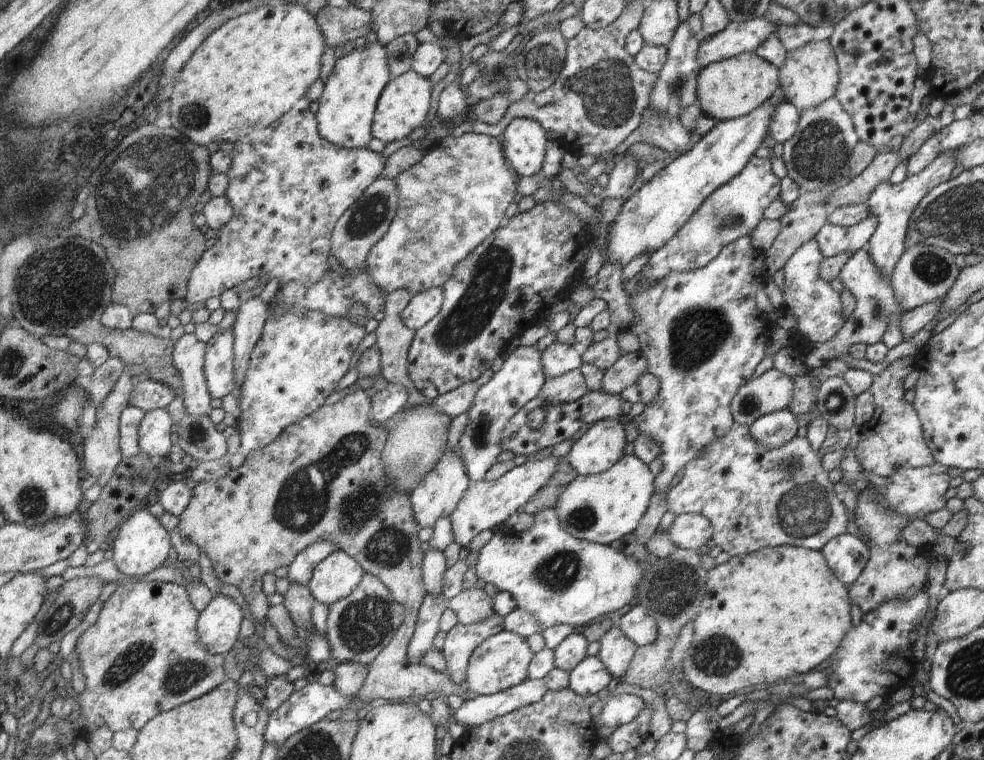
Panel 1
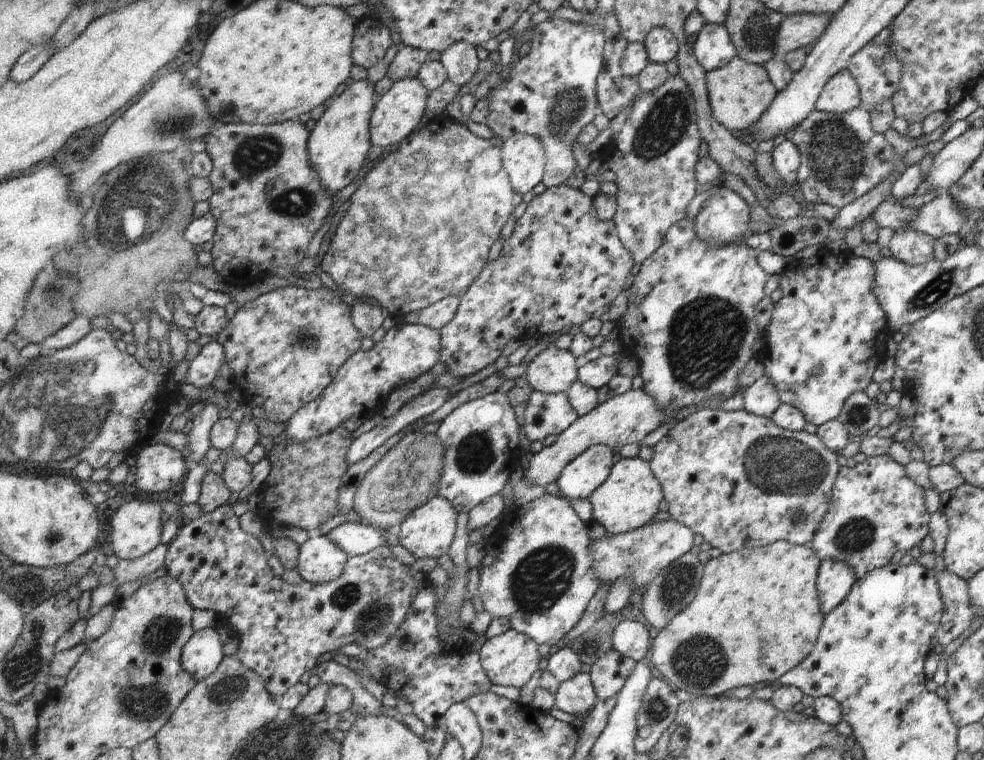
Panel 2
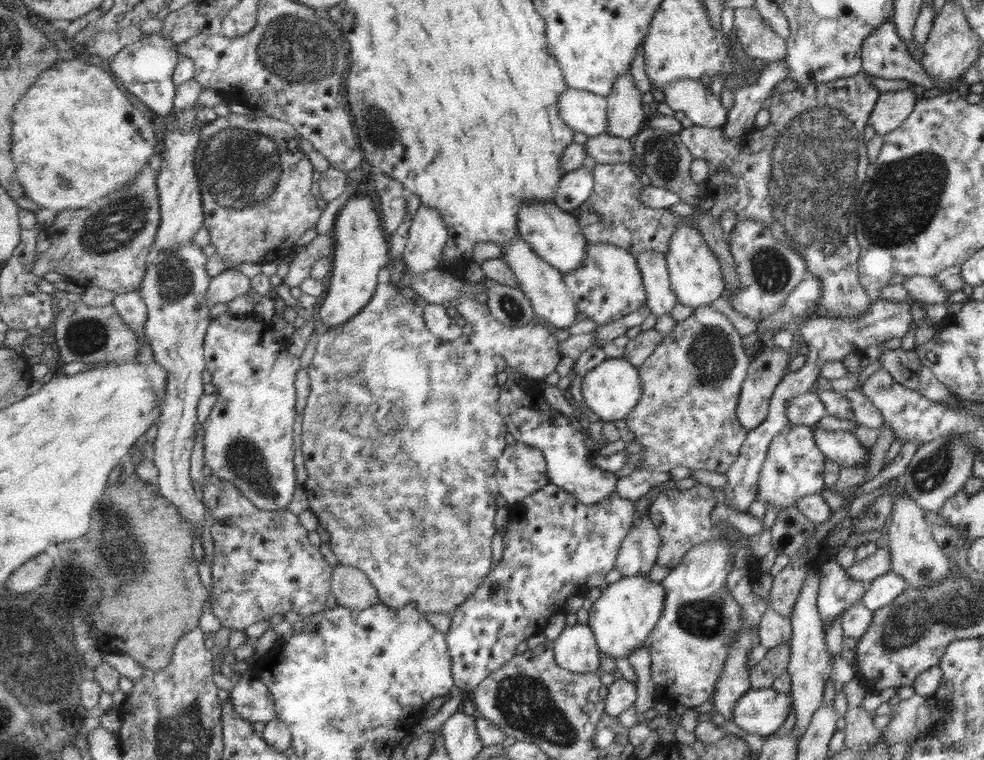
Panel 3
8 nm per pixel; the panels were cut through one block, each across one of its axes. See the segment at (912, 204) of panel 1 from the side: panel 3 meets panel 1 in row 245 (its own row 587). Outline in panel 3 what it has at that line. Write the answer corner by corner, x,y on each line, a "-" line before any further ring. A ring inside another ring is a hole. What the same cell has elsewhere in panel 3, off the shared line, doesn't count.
885,573
866,584
866,592
860,602
870,611
874,611
891,603
906,587
907,583
901,576

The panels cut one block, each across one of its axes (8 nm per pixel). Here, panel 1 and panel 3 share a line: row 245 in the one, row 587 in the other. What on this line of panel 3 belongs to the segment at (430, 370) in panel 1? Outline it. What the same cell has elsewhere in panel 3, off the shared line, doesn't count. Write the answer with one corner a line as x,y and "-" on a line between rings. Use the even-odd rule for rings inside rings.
549,484
541,490
526,496
519,503
508,505
508,509
509,525
507,526
504,538
505,547
503,558
497,566
494,566
494,570
483,582
480,590
470,600
467,600
467,602
459,606
459,608
453,612
451,615
453,618
453,625
451,626
449,633
446,634
451,657
453,657
453,678
455,679
456,684
455,691
464,692
467,695
471,695
481,682
491,676
491,673
502,669
503,666
517,654
517,648
519,648
519,644
521,644
523,640
526,641
530,636
533,636
533,634
545,630
549,620
563,611
569,597
575,597
577,595
582,596
587,593
588,590
591,590
591,588
596,588
605,584
607,574
609,574
611,570
616,569
619,547
621,547
623,539
629,535
629,531
631,531
631,527
633,527
633,521
635,521
635,506
633,505
633,500
623,498
618,491
613,492
611,497
607,498
604,502
595,504
595,506
587,506
587,504
579,502
579,498
575,497
575,495
570,492
567,492
563,487
553,484

